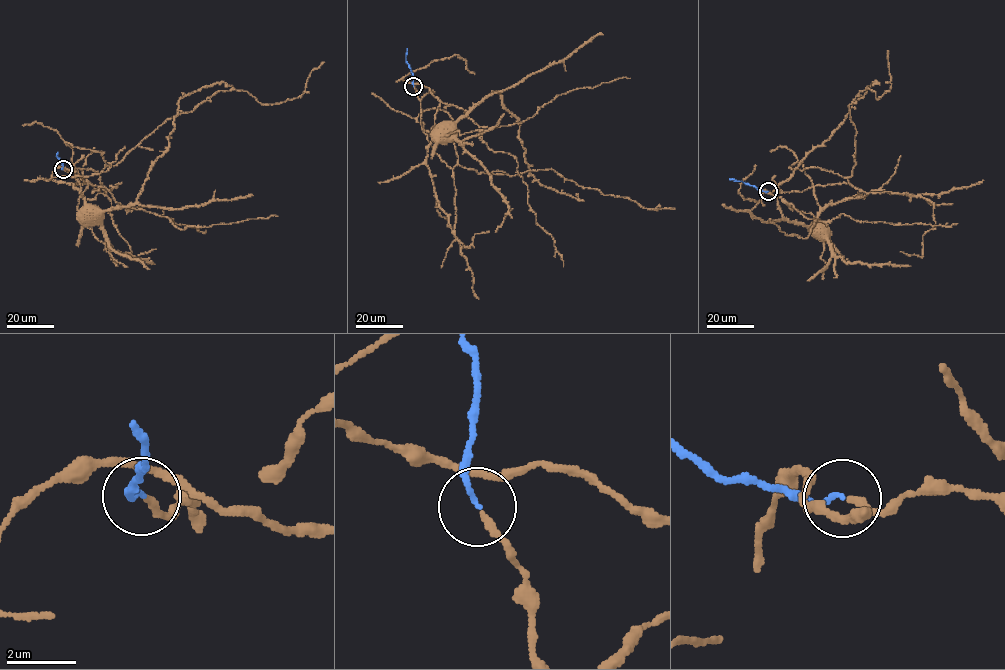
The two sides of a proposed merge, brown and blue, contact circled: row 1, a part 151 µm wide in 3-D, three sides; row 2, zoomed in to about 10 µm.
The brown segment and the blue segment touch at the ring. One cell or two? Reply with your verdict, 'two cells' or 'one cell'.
one cell

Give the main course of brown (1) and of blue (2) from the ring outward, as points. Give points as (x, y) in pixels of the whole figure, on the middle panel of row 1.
1: (413, 86), (422, 130), (451, 168), (458, 157), (451, 116), (429, 108), (416, 121), (434, 135), (441, 124)
2: (413, 86), (413, 77), (405, 60), (406, 48)

